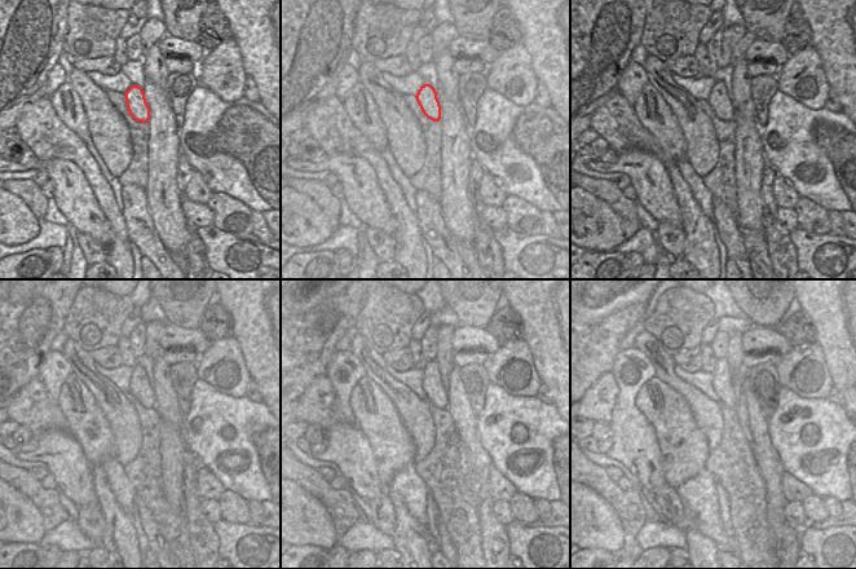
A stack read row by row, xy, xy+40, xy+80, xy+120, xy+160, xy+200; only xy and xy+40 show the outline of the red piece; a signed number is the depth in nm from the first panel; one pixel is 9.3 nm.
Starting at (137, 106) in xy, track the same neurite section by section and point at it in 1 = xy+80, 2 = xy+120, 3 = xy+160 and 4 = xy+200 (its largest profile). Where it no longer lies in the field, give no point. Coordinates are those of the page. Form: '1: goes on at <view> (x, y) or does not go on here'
1: goes on at xy+80 (720, 100)
2: goes on at xy+120 (141, 388)
3: goes on at xy+160 (432, 384)
4: goes on at xy+200 (722, 383)

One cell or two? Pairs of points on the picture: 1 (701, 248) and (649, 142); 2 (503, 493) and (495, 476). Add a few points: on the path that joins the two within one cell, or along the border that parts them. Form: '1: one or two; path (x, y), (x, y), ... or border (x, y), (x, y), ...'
1: one; path (695, 223), (671, 168)
2: one; path (502, 489), (495, 480)

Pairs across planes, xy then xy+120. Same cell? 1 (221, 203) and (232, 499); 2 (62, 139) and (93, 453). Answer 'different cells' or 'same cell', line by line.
1: same cell
2: different cells

